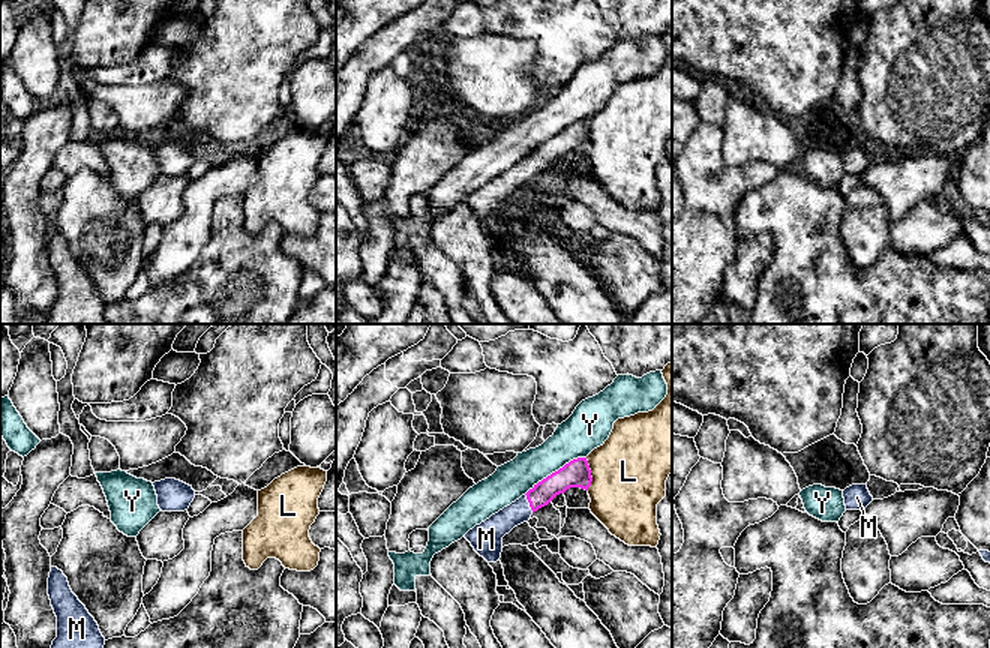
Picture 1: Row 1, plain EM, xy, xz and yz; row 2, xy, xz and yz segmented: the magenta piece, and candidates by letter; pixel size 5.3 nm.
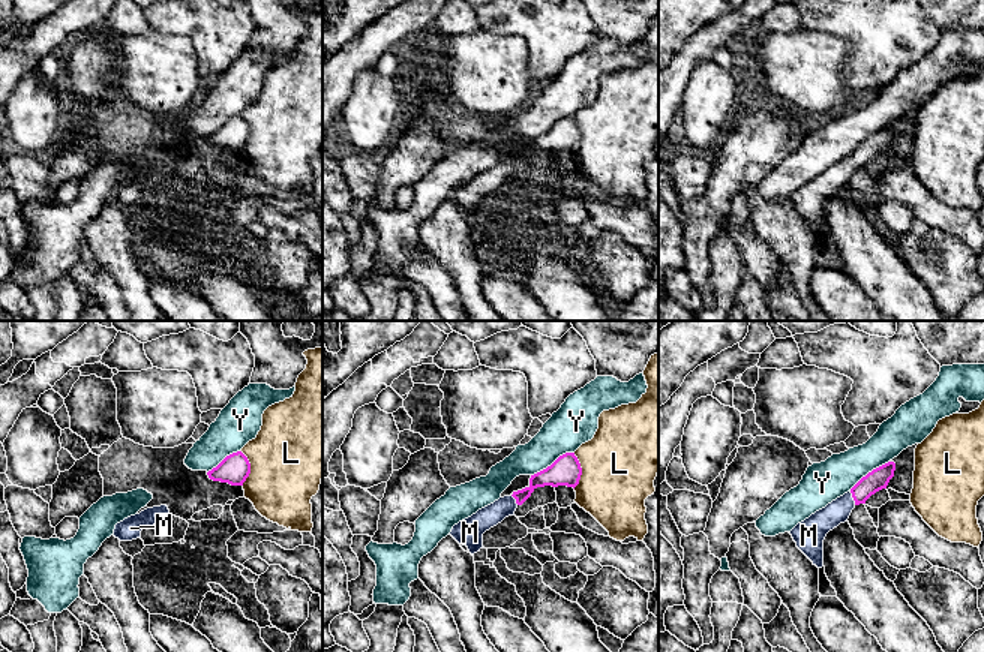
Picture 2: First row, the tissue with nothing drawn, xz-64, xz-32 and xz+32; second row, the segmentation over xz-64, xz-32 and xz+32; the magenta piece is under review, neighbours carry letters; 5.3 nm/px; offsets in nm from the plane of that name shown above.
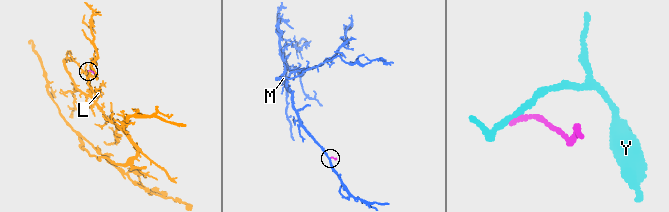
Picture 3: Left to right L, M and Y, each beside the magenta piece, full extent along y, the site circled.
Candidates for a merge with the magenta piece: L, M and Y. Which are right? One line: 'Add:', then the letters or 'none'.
Add: M

